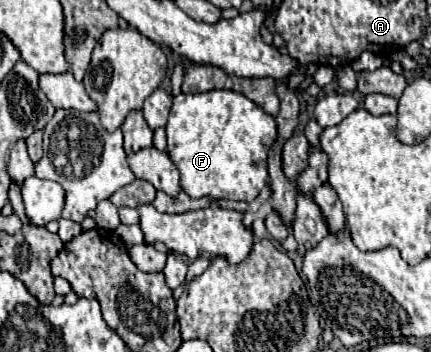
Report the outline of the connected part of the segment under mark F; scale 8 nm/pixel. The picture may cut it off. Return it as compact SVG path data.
M209 90L209 92L201 92L201 94L179 94L179 96L173 98L173 106L171 106L171 112L169 112L169 122L165 126L165 132L167 132L167 154L171 156L173 164L177 166L177 170L181 174L181 188L183 188L183 192L187 192L187 196L191 196L191 198L207 196L211 200L247 200L249 202L249 200L255 200L257 194L261 192L261 188L265 186L265 180L267 180L267 152L277 138L277 124L269 114L265 114L255 102L251 102L243 94L233 92L233 90Z

